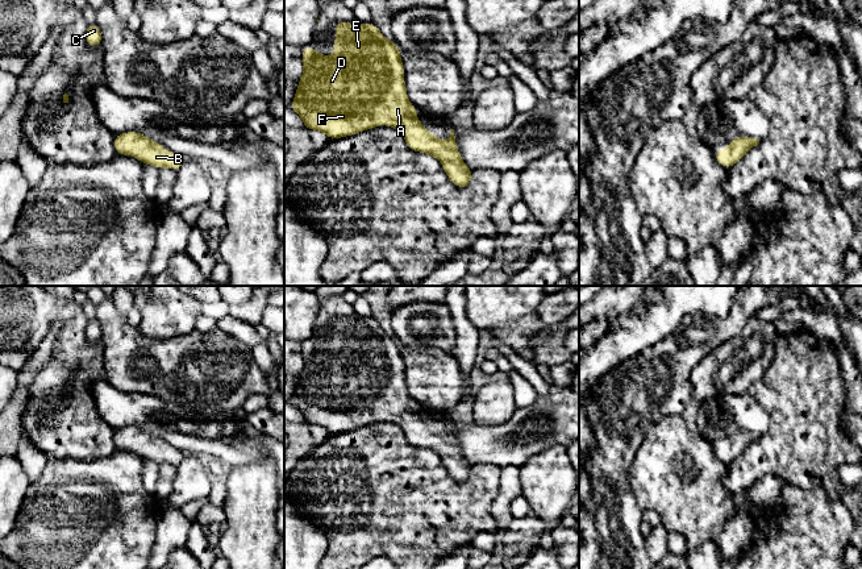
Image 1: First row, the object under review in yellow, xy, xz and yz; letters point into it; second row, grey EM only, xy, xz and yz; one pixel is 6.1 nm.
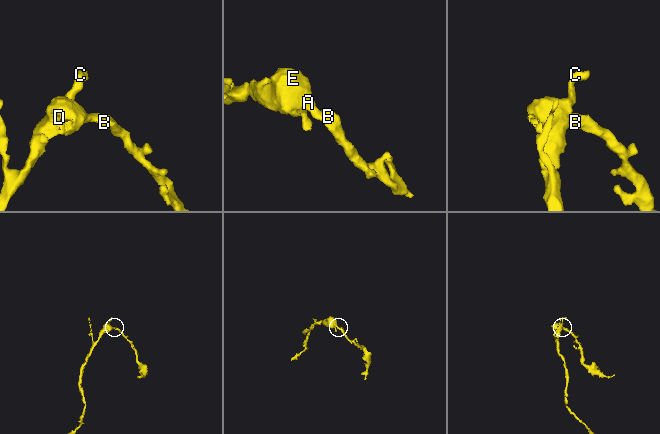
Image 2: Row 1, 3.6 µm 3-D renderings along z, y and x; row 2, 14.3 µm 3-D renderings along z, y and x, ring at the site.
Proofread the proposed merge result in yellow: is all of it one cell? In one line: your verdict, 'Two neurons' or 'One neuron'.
One neuron

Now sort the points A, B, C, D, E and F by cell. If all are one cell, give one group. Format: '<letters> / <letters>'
A B C D E F

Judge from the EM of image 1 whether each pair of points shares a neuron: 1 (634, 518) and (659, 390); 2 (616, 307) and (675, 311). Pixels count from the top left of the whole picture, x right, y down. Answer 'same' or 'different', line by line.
1: same
2: same

